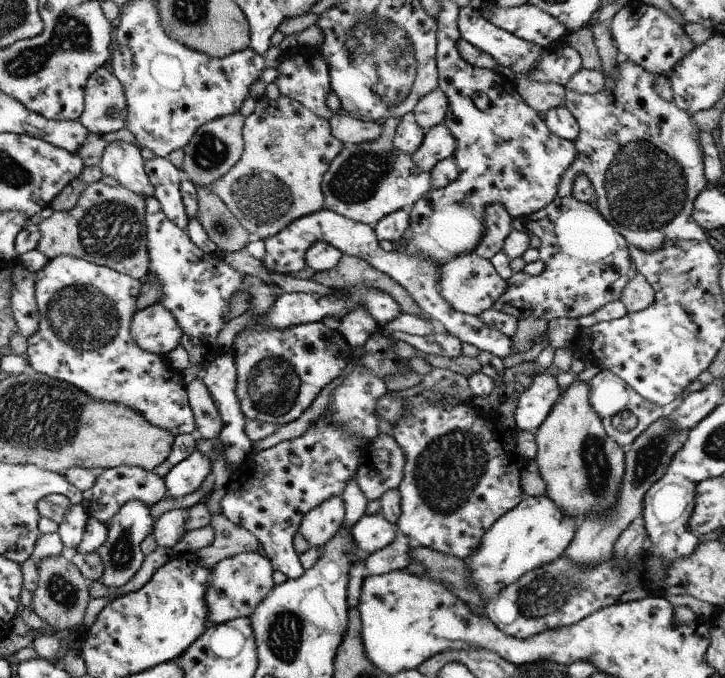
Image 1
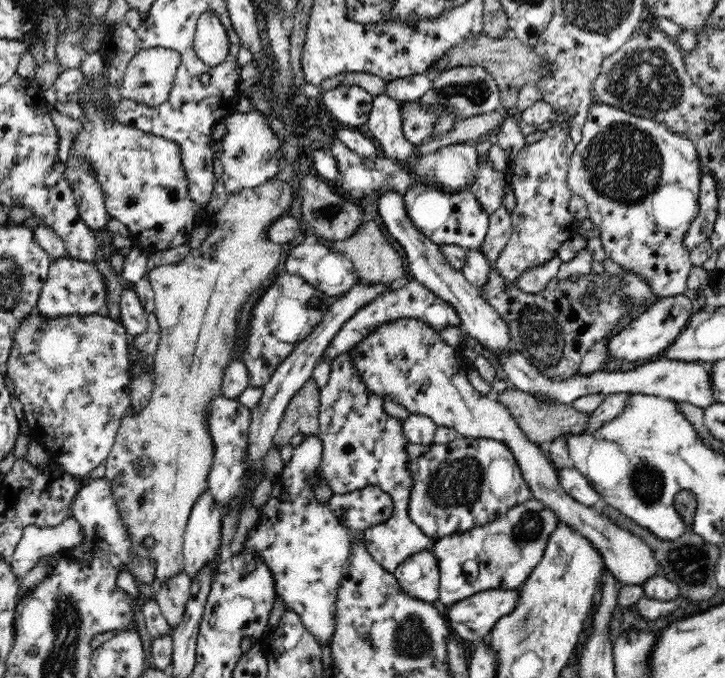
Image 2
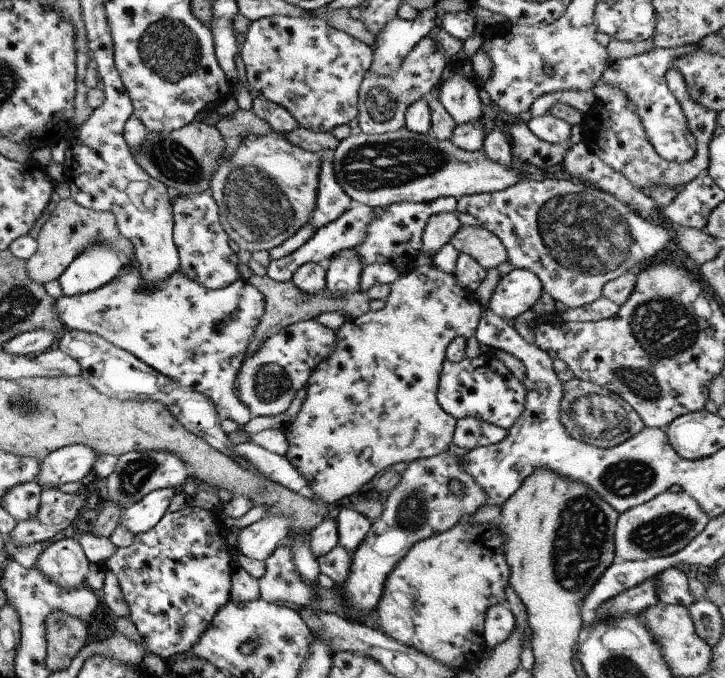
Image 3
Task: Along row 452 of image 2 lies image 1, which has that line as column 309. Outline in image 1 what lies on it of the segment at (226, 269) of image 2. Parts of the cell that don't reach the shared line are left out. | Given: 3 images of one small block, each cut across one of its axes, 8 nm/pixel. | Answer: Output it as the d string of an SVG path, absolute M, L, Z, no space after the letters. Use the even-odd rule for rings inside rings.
M283 95L277 100L257 98L253 112L244 118L242 139L244 147L239 160L208 187L251 234L252 239L263 240L273 236L292 220L323 208L324 200L320 189L323 173L332 158L345 146L334 138L327 119L317 116L301 103Z

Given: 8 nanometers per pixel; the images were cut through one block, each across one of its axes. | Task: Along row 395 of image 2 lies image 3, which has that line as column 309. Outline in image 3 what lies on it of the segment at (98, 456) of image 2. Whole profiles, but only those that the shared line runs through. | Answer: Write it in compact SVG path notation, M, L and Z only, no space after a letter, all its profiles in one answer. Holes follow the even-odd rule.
M270 16L249 23L239 56L251 96L261 94L265 100L279 104L296 120L297 126L311 132L328 132L347 124L357 116L357 90L372 61L372 48L328 26L317 16Z

